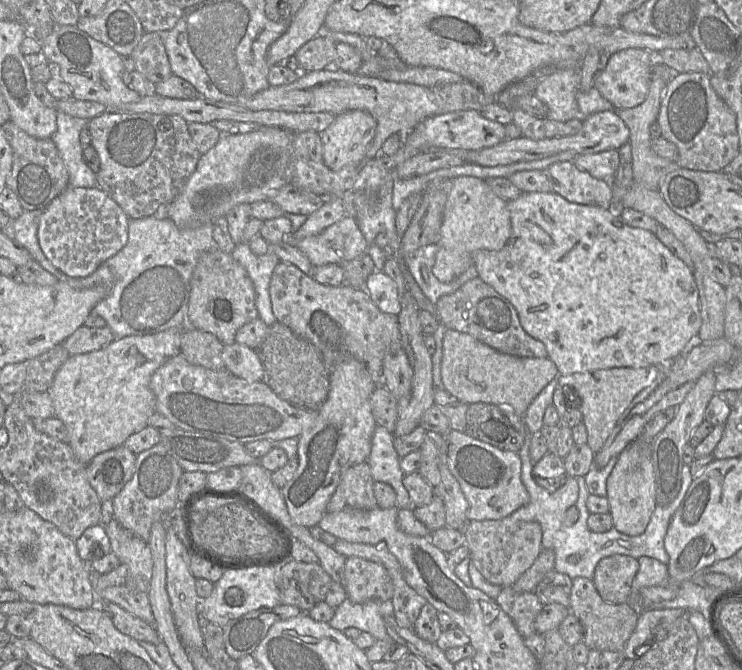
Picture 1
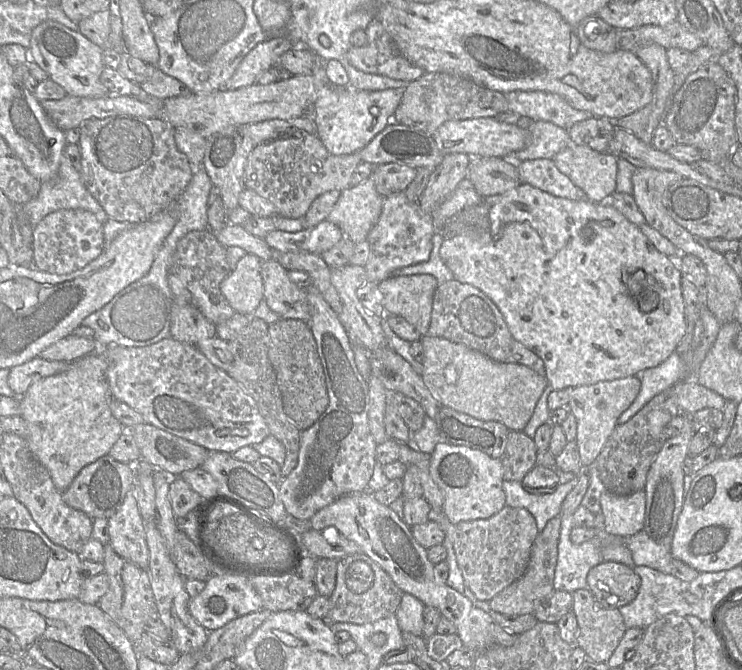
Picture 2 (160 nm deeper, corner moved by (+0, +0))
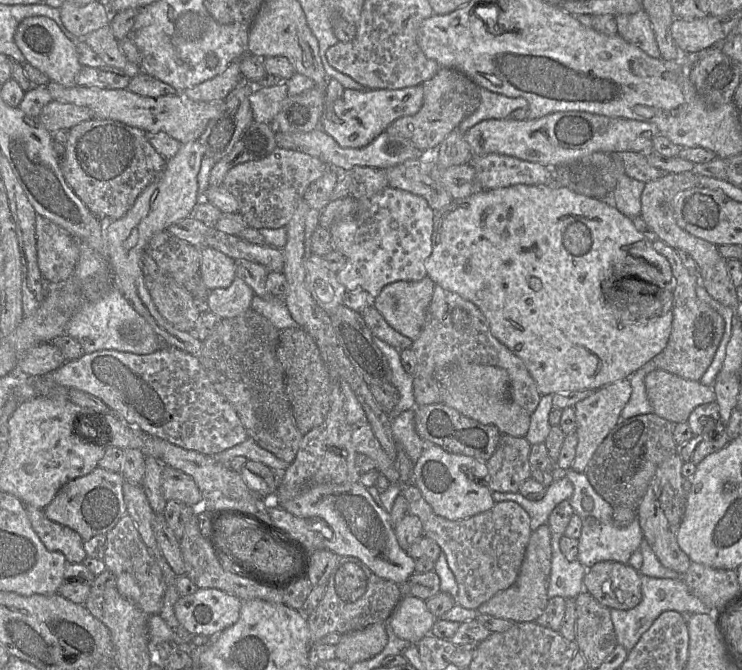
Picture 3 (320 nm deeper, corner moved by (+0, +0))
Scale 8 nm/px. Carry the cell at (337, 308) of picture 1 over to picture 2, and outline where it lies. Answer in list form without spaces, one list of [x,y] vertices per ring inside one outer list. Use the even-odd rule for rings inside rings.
[[[277,260],[262,262],[264,300],[281,319],[299,319],[309,323],[307,291],[290,281],[288,270]]]

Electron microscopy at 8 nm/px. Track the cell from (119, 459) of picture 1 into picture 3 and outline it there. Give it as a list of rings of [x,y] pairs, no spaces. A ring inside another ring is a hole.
[[[96,467],[89,474],[69,481],[45,507],[45,516],[76,531],[83,543],[96,535],[106,535],[127,513],[124,497],[124,478],[120,473]]]

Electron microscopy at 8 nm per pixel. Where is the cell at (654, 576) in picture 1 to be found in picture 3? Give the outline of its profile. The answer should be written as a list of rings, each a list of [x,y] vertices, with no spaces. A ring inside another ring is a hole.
[[[641,575],[641,593],[642,599],[634,608],[629,610],[610,610],[617,643],[628,652],[637,644],[643,633],[651,627],[660,614],[665,611],[689,612],[691,614],[712,614],[713,612],[712,609],[709,609],[699,598],[691,593],[682,578],[654,578]]]

